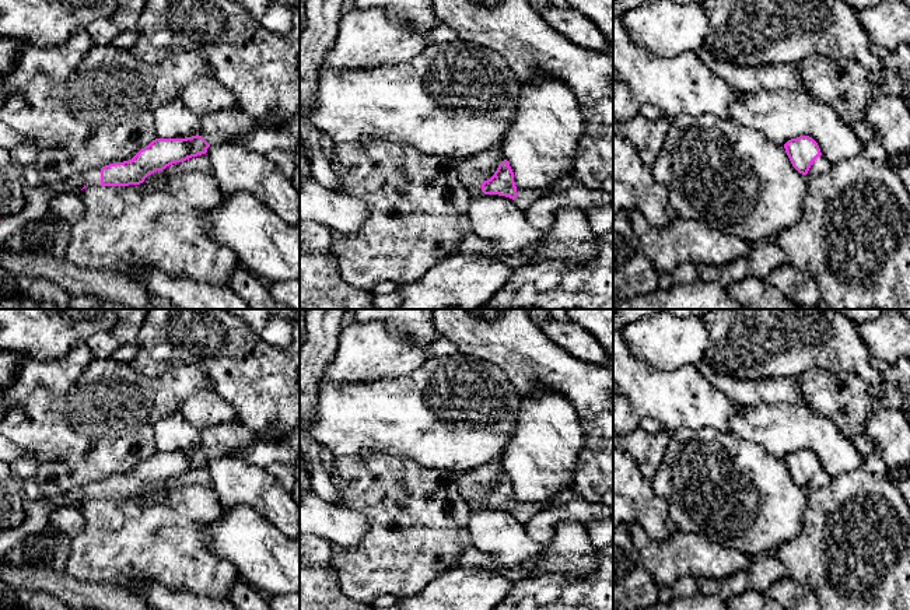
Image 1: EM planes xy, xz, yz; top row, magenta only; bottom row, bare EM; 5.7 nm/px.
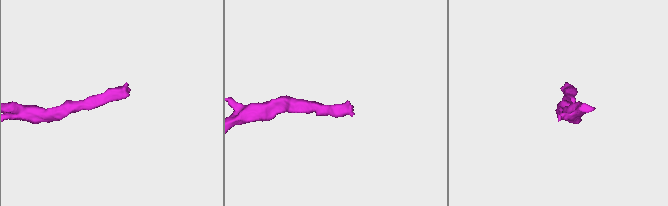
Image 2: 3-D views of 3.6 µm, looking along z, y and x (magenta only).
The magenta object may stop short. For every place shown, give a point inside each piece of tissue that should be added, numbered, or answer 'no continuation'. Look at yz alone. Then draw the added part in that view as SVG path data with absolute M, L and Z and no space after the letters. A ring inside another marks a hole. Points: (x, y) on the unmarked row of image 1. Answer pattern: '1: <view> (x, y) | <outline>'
no continuation

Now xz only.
1: xz (525, 512) | M575 485L566 488L559 494L559 497L554 501L545 502L545 504L536 504L536 502L517 502L517 511L514 512L514 516L521 522L521 523L528 523L538 512L553 508L553 506L561 506L567 502L570 502L573 498L578 497L580 494L577 492Z

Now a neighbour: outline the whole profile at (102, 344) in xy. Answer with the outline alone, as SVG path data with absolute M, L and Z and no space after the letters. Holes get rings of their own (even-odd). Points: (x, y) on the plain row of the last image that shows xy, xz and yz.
M111 330L95 333L85 341L92 354L99 358L111 357L120 347Z

